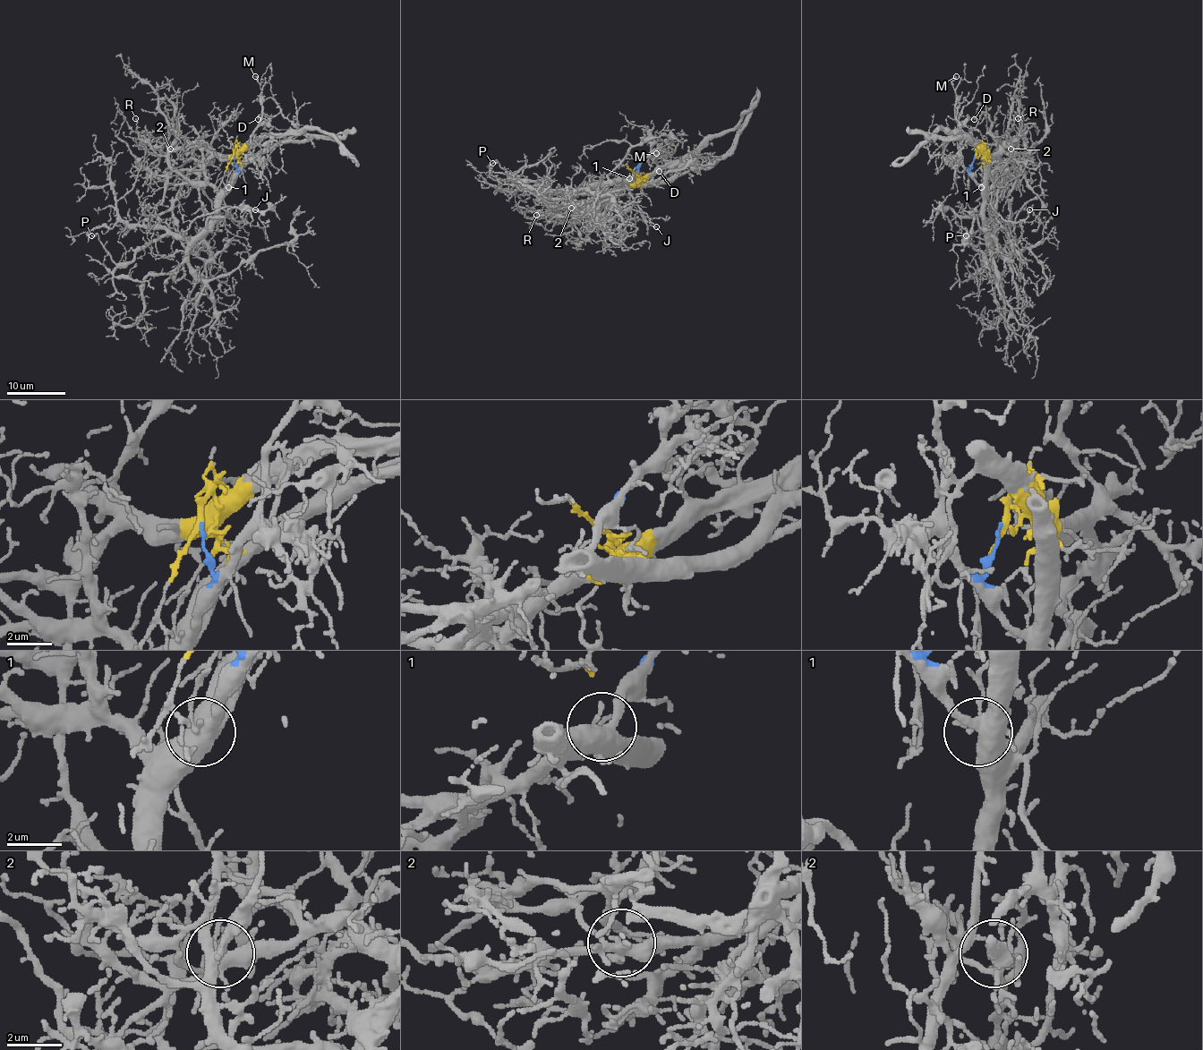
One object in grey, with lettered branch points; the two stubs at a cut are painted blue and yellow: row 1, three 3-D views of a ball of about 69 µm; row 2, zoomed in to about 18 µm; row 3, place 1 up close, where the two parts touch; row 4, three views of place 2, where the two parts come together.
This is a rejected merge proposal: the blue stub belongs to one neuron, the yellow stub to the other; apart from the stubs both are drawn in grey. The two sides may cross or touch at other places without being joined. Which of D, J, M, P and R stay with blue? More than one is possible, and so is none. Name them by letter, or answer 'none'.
D, J, M, P

